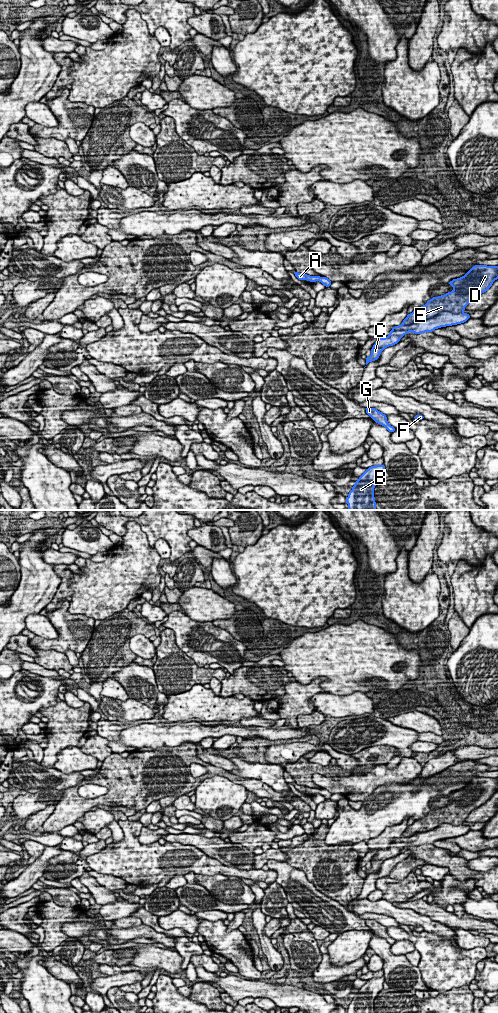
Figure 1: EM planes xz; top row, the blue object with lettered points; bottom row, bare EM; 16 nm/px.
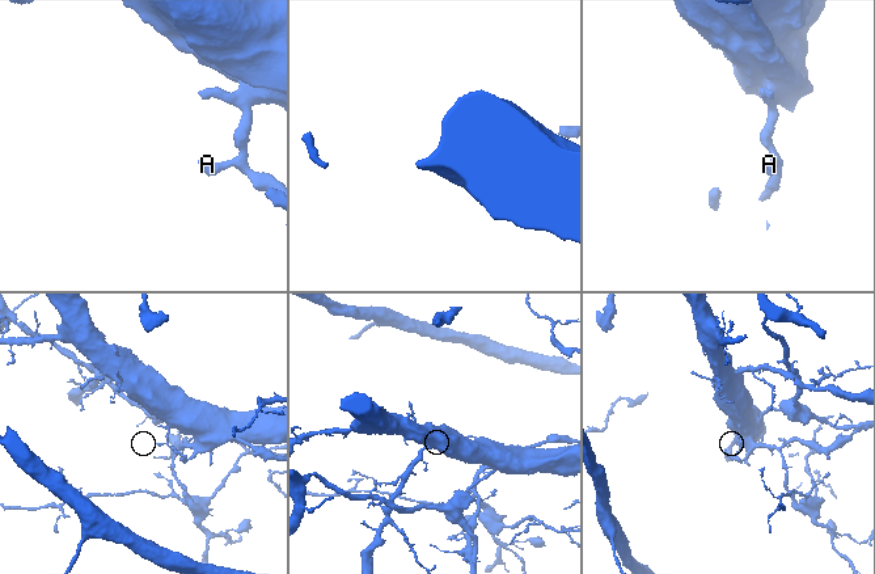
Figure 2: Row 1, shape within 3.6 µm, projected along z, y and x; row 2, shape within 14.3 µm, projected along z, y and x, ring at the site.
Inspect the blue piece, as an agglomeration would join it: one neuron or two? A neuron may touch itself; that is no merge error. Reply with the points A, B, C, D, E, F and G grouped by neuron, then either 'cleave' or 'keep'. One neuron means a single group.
A B C F G / D E; cleave

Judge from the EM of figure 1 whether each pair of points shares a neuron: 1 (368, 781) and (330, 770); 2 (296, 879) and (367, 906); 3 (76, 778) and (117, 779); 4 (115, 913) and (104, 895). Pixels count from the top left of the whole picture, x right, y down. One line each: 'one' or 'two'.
1: two
2: two
3: two
4: two

